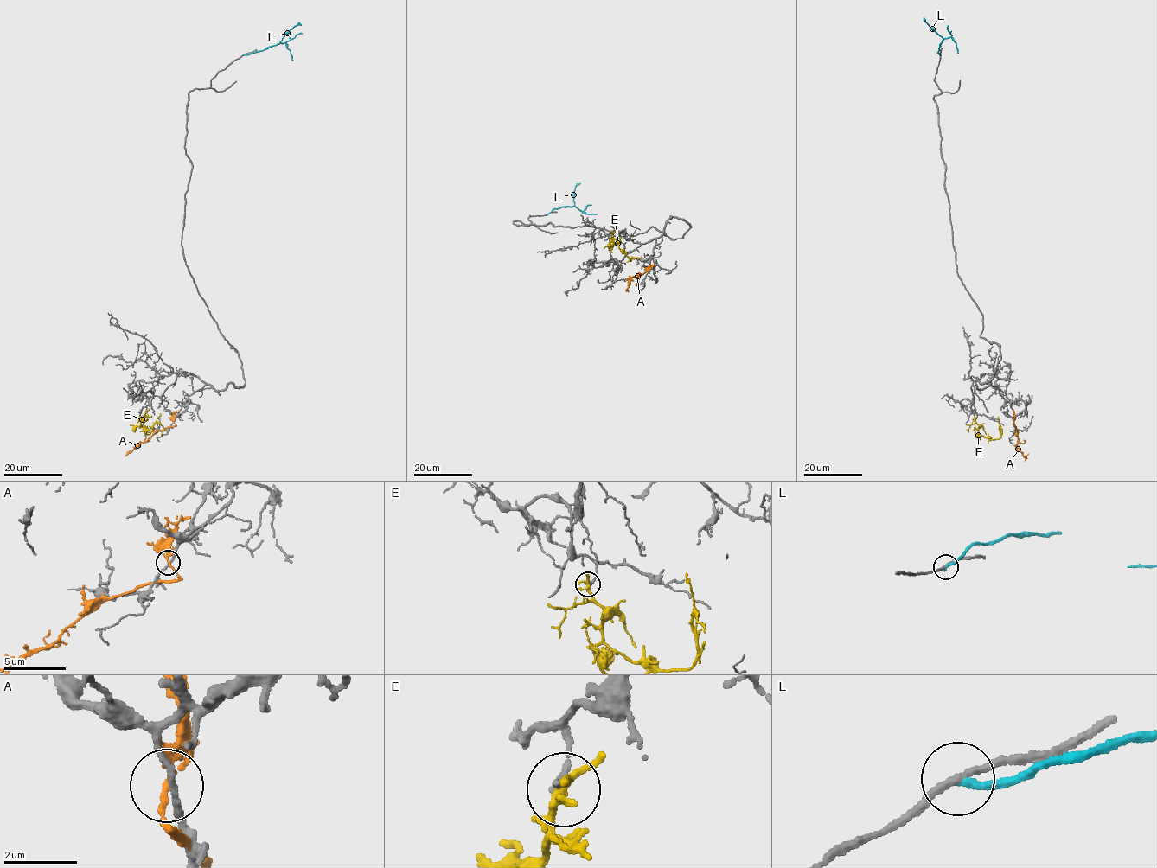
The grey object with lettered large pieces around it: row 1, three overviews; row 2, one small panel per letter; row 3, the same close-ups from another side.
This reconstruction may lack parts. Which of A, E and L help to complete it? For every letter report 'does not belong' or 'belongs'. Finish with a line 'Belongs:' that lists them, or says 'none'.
A: does not belong
E: does not belong
L: does not belong
Belongs: none

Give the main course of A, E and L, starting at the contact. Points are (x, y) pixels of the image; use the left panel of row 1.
A: (173, 422), (175, 425), (156, 430), (130, 453), (130, 449)
E: (145, 411), (143, 430), (149, 433), (152, 426), (158, 423), (163, 429), (161, 435)
L: (244, 54), (275, 46), (297, 24), (301, 25)

